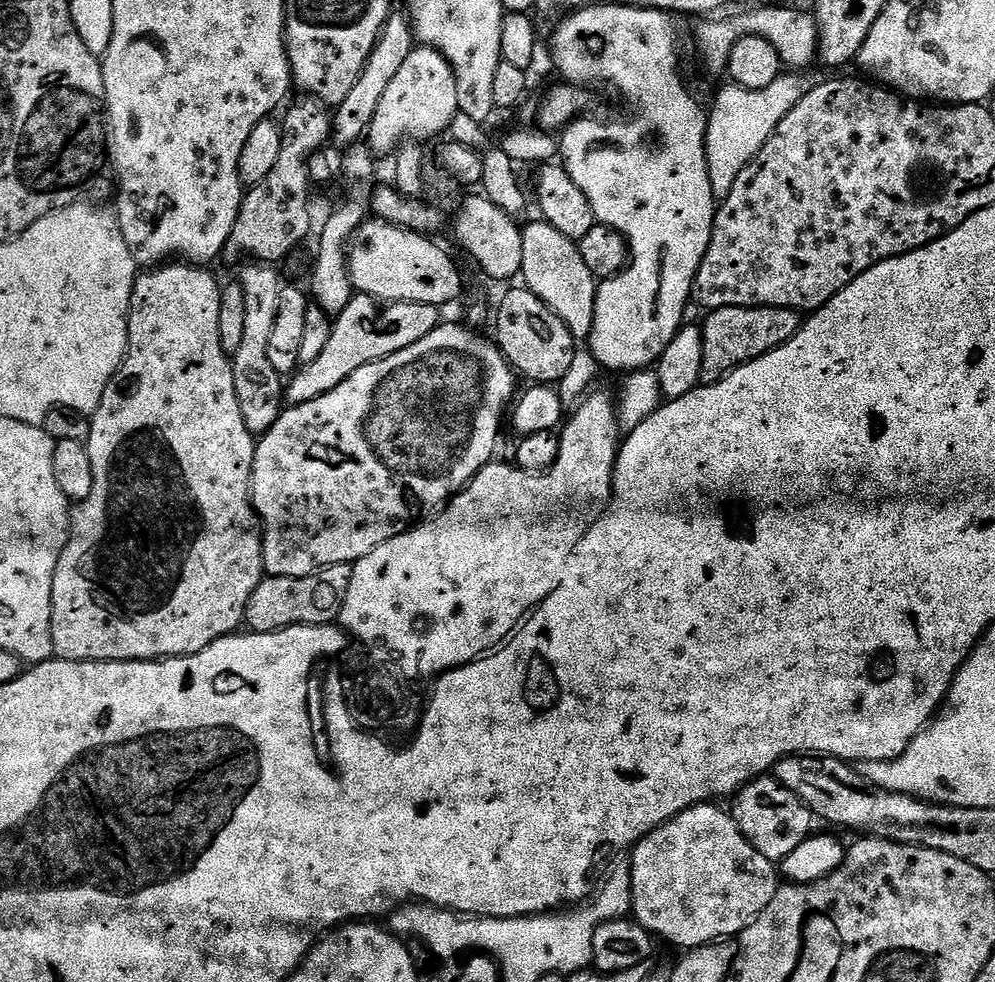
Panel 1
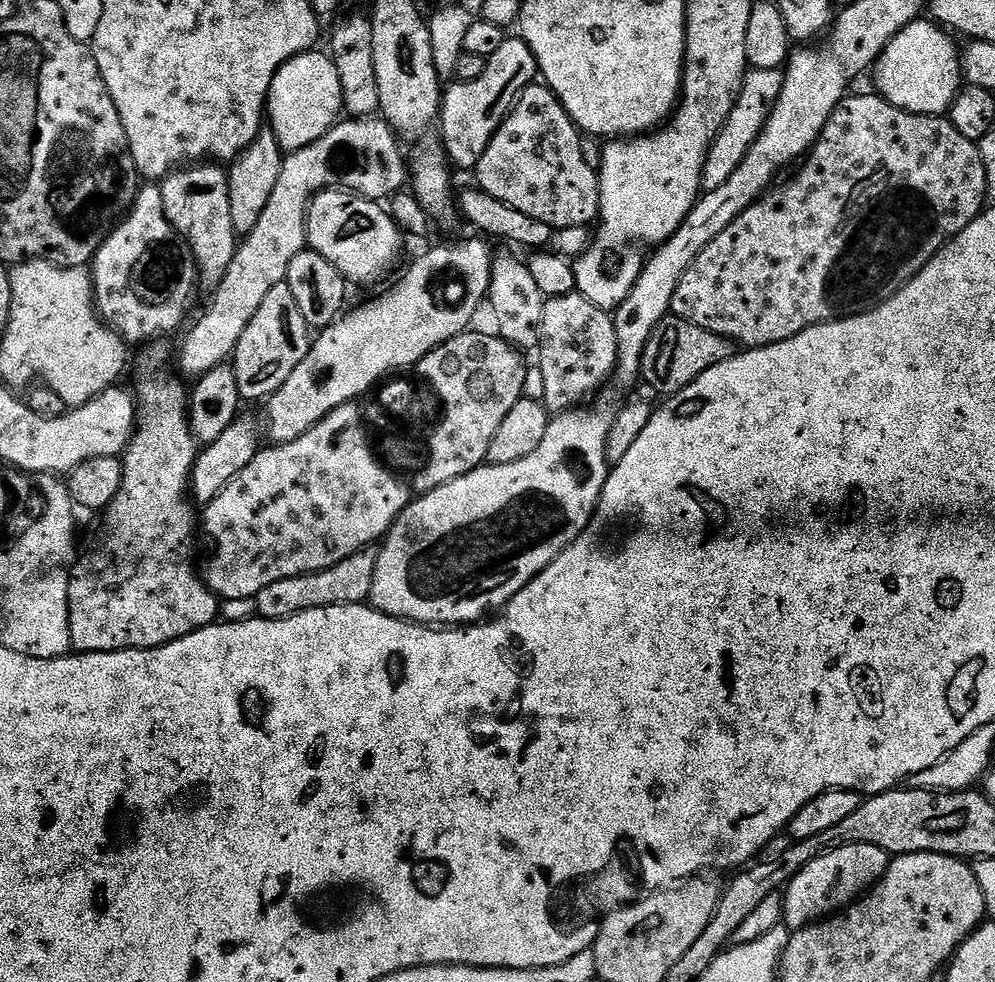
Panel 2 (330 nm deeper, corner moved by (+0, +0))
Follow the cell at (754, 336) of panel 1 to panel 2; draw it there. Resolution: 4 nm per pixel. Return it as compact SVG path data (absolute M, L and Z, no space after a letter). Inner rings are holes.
M669 315L656 327L654 334L650 334L650 342L646 342L640 362L640 375L643 383L646 382L654 391L661 392L661 397L677 396L679 392L686 390L686 386L695 382L703 372L710 370L710 366L718 366L718 362L726 362L733 352L733 345L723 340L721 336L702 330L700 326L694 326L685 320L679 320L677 316Z

